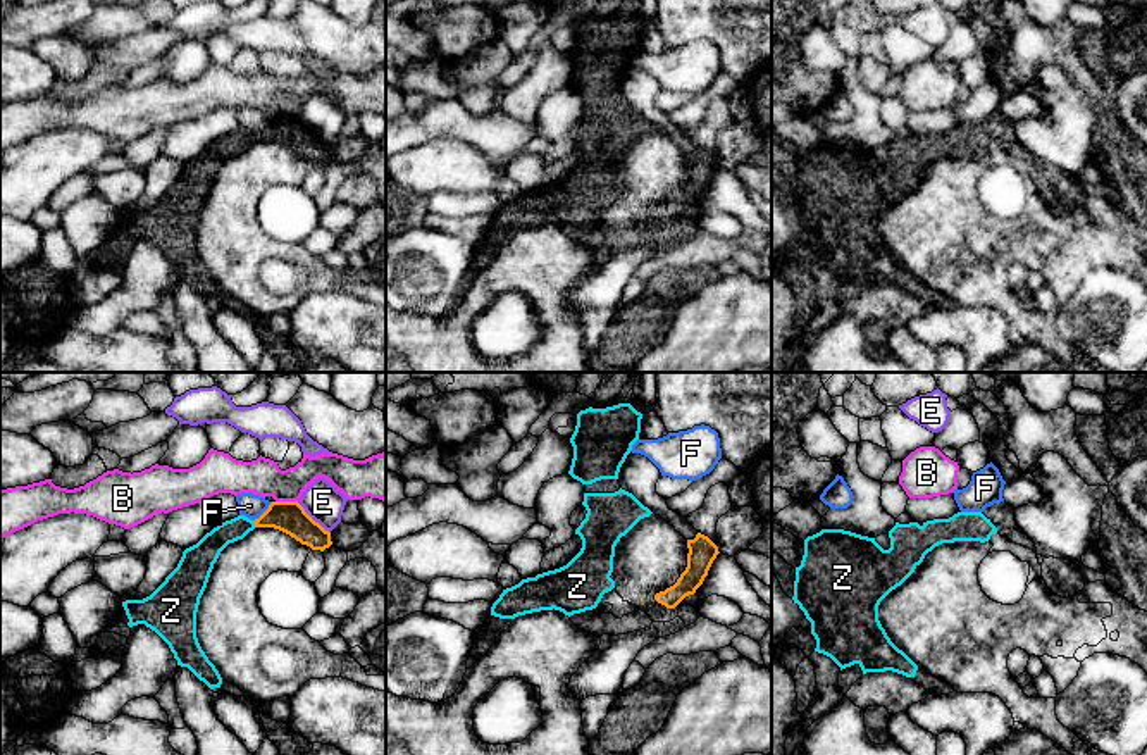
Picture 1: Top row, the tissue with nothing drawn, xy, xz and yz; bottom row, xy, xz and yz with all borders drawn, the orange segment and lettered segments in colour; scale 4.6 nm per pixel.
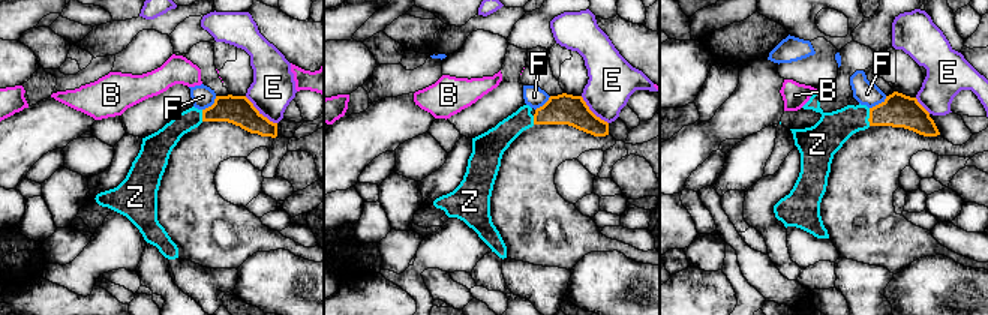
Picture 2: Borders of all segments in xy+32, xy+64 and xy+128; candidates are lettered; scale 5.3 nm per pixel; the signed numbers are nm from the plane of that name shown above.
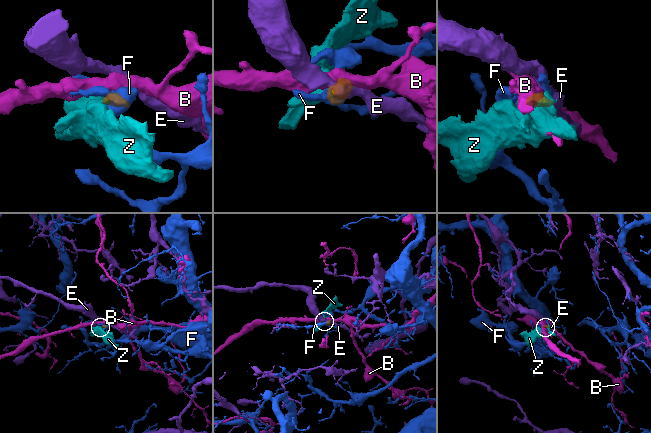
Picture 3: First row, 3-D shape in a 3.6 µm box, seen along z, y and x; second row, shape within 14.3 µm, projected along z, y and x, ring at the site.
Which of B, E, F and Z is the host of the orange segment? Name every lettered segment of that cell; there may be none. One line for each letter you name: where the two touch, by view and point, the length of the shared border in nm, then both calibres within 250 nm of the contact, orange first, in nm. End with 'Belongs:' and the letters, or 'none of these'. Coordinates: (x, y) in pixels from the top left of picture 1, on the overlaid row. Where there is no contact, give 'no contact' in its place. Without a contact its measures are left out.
Z: contact xy (255, 524); length 40 nm; calibres 150 and 120 nm
Belongs: Z

